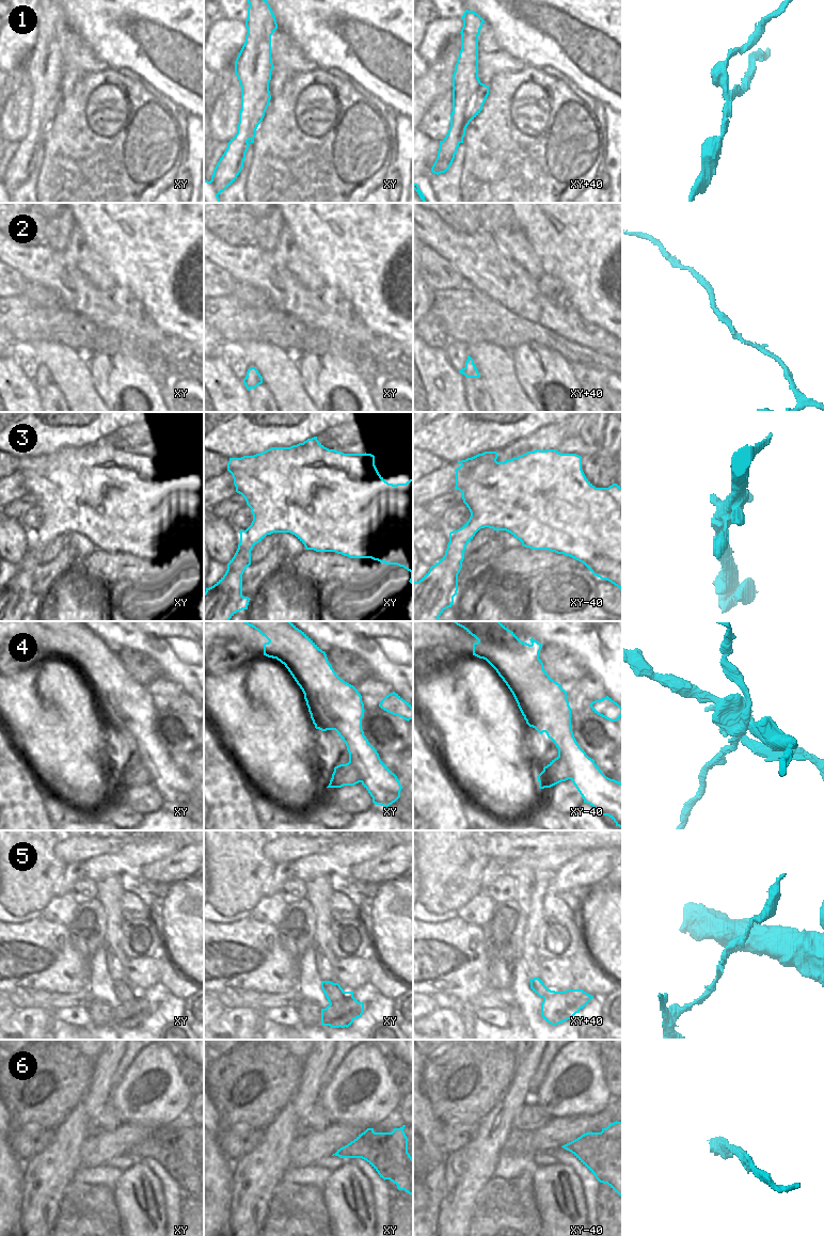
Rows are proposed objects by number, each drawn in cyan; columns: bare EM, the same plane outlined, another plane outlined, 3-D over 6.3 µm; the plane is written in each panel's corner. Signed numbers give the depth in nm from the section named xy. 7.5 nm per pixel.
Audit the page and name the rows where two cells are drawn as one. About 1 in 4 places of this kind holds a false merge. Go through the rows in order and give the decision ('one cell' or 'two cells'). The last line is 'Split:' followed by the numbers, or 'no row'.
1: two cells
2: one cell
3: one cell
4: two cells
5: two cells
6: one cell
Split: 1, 4, 5

